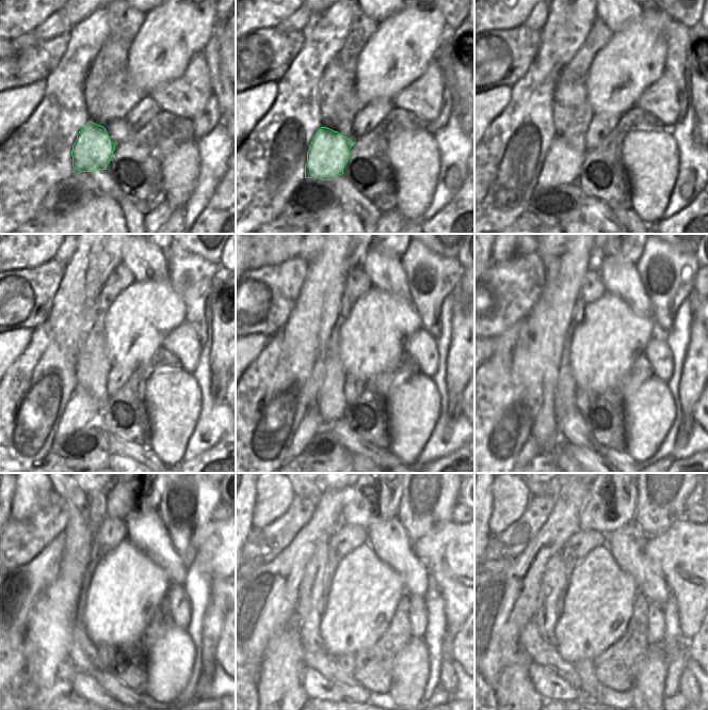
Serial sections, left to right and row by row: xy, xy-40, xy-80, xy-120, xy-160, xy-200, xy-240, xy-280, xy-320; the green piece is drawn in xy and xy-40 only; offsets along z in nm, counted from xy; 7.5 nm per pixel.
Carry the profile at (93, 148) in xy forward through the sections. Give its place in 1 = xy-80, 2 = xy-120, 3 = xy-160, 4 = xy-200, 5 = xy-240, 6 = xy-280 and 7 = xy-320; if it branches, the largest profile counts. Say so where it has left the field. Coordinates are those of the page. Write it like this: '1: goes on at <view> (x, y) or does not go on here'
1: goes on at xy-80 (562, 166)
2: goes on at xy-120 (82, 409)
3: goes on at xy-160 (311, 423)
4: goes on at xy-200 (544, 434)
5: goes on at xy-240 (49, 656)
6: goes on at xy-280 (279, 690)
7: goes on at xy-320 (515, 690)

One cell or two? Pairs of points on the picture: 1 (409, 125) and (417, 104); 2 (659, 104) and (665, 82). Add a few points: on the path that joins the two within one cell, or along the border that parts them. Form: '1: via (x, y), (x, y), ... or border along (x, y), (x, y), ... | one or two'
1: border along (395, 105), (412, 111), (429, 124) | two
2: via (661, 98), (665, 88) | one

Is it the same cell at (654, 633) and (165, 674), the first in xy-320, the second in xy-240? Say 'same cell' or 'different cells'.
different cells

